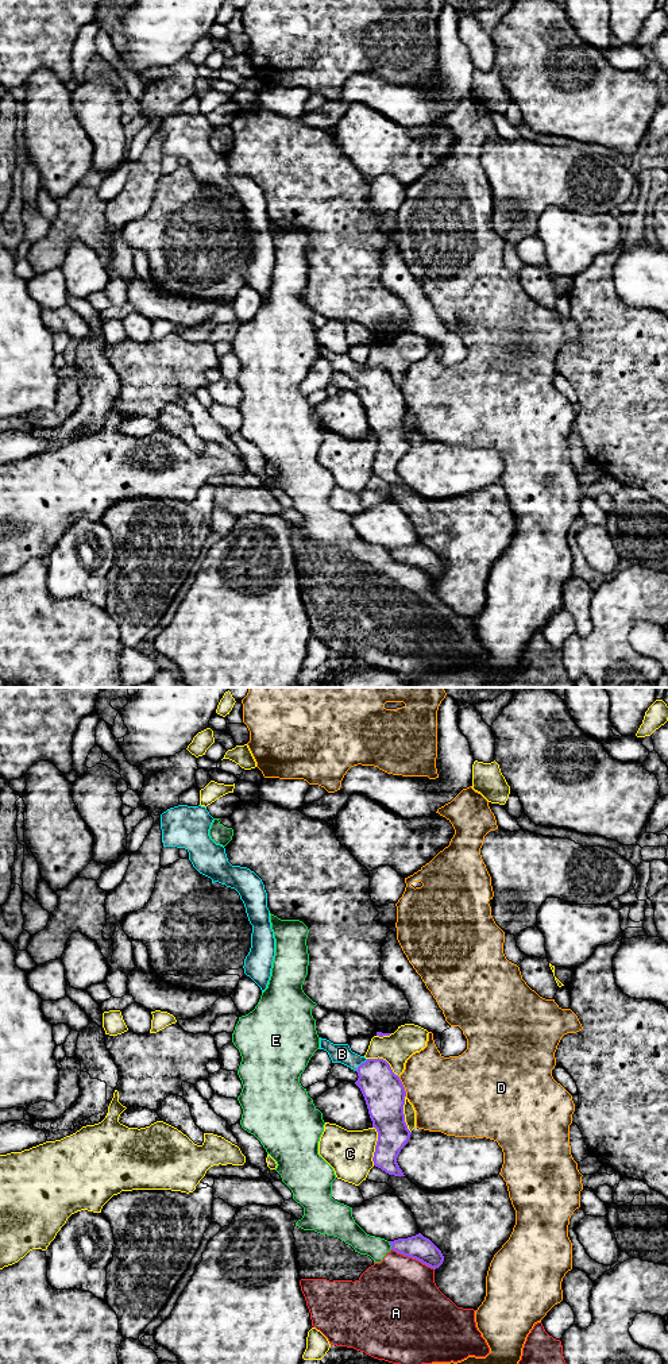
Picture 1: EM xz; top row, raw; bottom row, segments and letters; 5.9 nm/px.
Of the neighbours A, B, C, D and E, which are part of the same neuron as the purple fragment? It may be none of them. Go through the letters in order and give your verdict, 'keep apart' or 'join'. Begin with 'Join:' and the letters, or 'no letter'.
Join: B
A: keep apart
B: join
C: keep apart
D: keep apart
E: keep apart

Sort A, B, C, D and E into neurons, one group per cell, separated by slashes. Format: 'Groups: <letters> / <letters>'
Groups: A E / B / C / D

